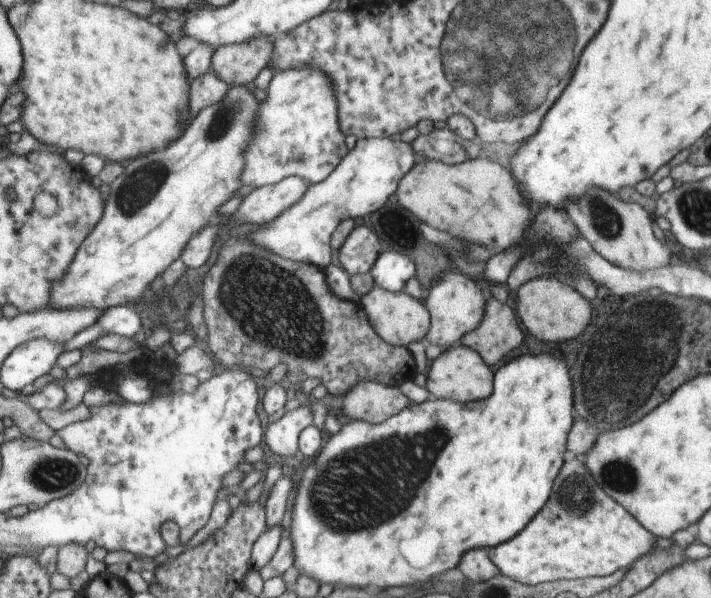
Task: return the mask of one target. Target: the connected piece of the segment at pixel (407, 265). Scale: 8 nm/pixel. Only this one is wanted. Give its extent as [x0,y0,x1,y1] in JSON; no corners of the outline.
[369,250,416,292]

